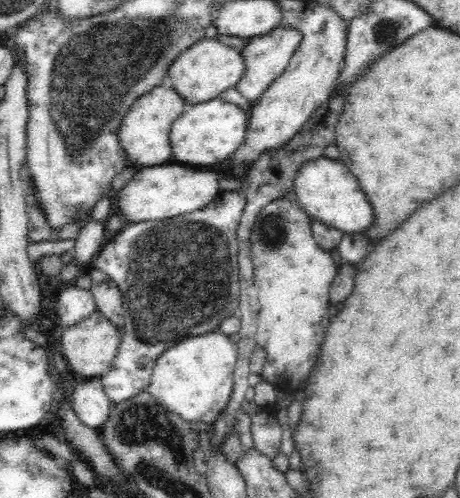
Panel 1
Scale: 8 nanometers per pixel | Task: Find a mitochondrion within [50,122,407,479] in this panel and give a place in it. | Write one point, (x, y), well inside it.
(173, 290)

